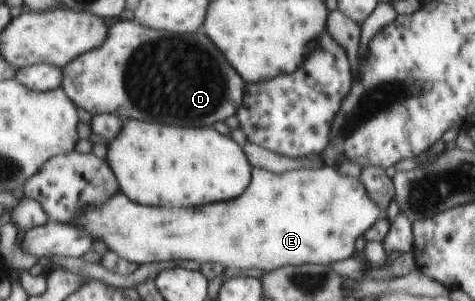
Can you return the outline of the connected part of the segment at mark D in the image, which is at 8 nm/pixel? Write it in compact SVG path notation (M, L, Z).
M135 18L132 20L121 20L116 22L109 29L109 36L107 36L107 40L105 40L105 44L103 44L101 48L78 56L63 69L53 64L40 64L25 67L19 69L16 79L19 80L21 84L27 86L29 90L33 91L47 92L50 90L59 90L59 88L63 87L65 92L69 95L69 98L71 98L79 108L83 108L83 110L90 112L92 116L97 114L112 114L119 116L119 118L124 121L137 119L155 122L155 120L157 120L157 94L161 94L161 124L185 124L185 126L212 126L215 122L225 122L227 118L236 114L235 110L237 110L237 106L241 104L241 99L244 98L245 92L244 80L241 80L241 76L233 70L233 67L230 64L225 62L225 58L221 56L220 49L205 36L202 27L192 33L171 33L169 31L147 28L147 26L144 26Z

